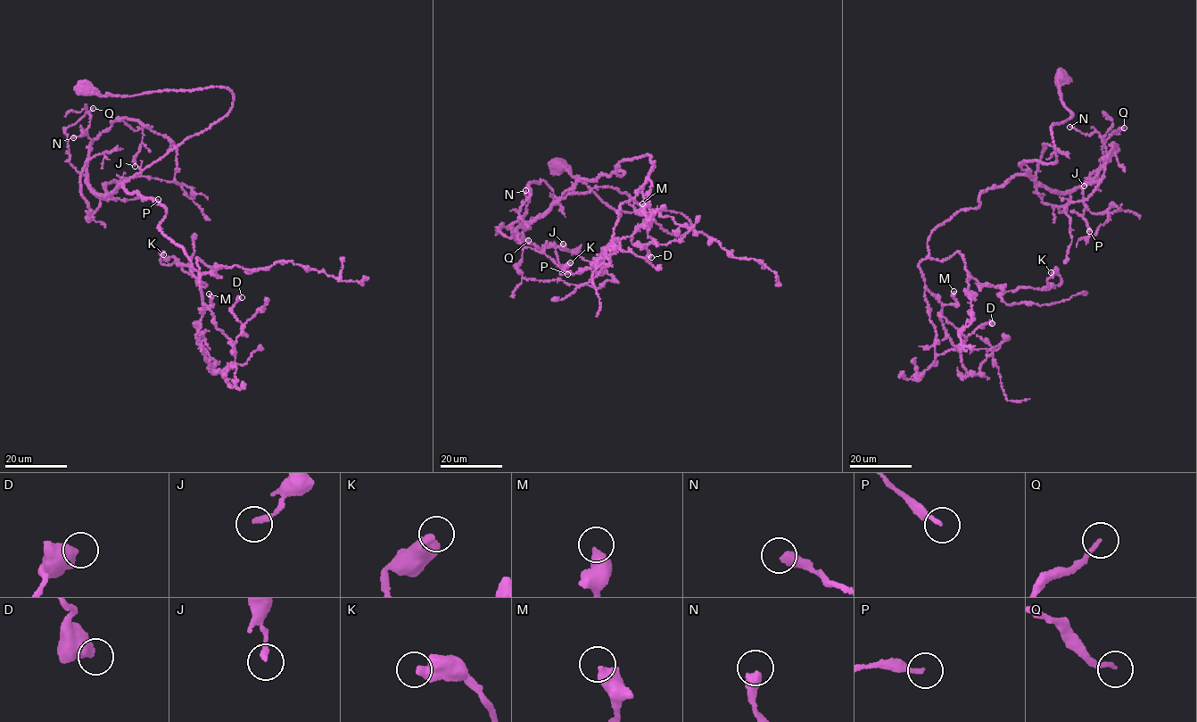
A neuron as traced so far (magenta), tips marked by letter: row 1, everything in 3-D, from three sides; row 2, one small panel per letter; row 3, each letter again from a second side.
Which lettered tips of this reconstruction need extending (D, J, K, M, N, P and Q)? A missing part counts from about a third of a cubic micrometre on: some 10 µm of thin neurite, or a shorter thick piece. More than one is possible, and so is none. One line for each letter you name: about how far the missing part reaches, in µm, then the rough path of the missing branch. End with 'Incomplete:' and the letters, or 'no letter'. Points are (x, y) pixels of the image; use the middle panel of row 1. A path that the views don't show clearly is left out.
Incomplete: no letter

